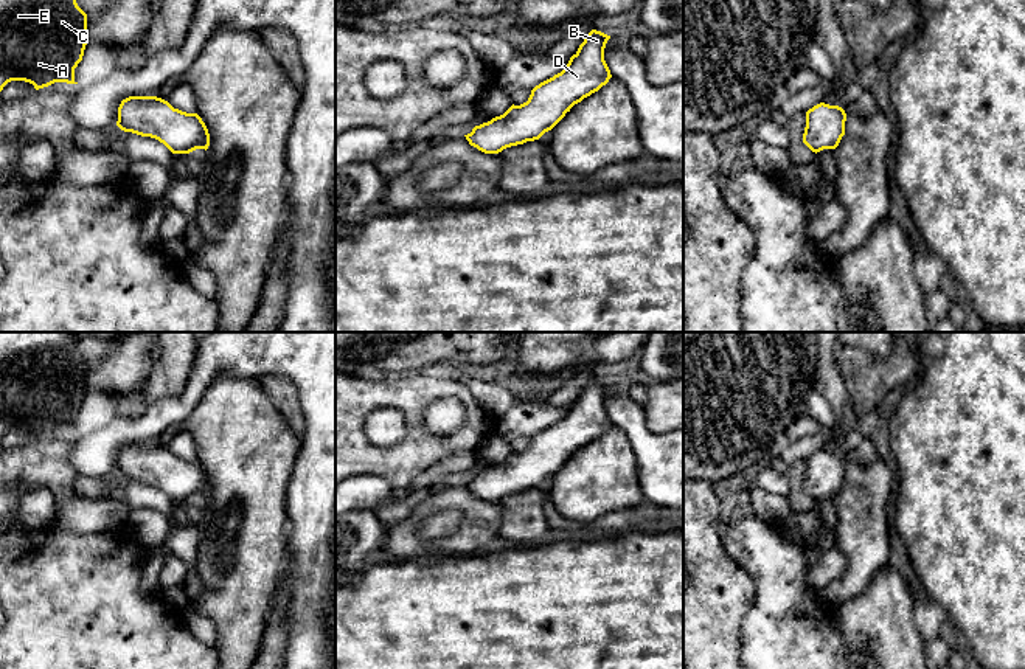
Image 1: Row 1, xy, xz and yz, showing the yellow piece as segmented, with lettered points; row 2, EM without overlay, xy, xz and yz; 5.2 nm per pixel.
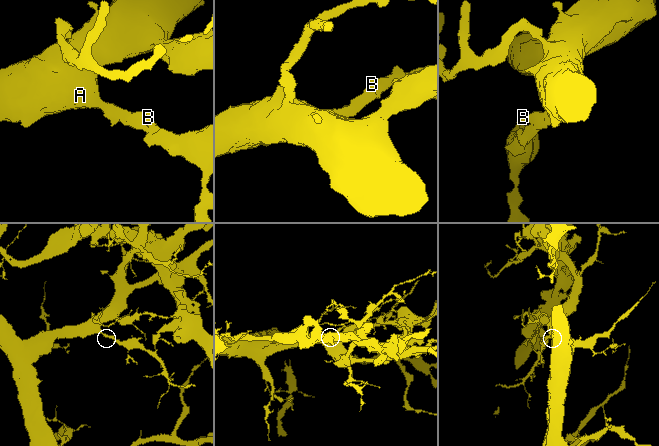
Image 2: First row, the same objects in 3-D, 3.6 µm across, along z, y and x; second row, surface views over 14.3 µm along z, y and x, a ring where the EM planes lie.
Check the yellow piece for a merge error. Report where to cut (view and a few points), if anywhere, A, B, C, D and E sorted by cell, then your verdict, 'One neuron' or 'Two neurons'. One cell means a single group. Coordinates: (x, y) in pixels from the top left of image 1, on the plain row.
Split along yz (806, 467), (817, 467), (839, 489). Groups: A C E / B D. Two neurons

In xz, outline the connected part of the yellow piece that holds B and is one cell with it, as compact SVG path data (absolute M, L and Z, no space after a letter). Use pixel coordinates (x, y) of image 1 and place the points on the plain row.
M592 377L567 414L531 438L526 450L511 453L503 463L514 467L522 487L539 487L551 478L570 456L598 439L612 425L604 408L604 396L610 383Z

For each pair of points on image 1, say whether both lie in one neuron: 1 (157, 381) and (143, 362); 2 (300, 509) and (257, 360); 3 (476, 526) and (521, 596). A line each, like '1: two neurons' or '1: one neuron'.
1: two neurons
2: one neuron
3: two neurons

